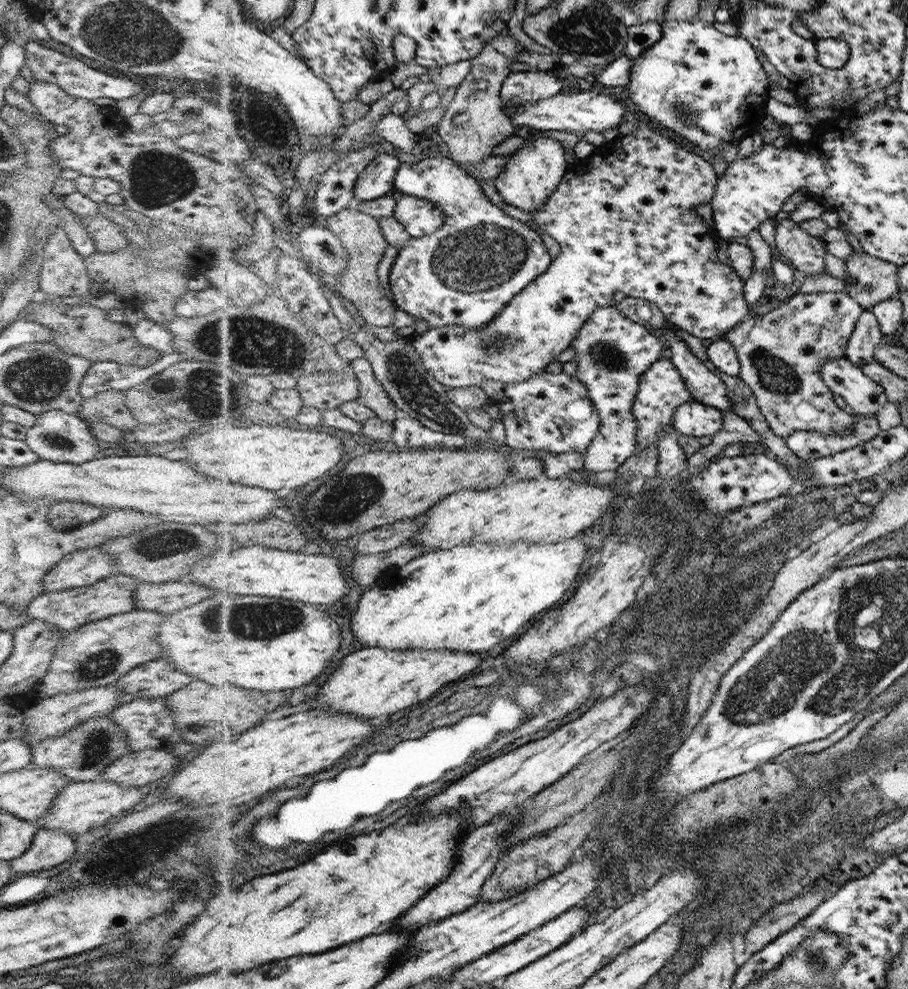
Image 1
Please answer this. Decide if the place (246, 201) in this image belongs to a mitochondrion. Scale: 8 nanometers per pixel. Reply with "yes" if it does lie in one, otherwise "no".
no

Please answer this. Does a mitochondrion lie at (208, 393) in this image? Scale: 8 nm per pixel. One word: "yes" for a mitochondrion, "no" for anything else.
yes

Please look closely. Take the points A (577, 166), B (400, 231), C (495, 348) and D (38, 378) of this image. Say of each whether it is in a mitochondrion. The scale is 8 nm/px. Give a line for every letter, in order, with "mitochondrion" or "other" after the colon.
A: other
B: other
C: mitochondrion
D: mitochondrion

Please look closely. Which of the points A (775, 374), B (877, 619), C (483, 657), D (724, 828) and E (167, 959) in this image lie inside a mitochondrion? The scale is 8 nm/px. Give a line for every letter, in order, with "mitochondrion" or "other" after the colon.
A: mitochondrion
B: mitochondrion
C: other
D: mitochondrion
E: other

